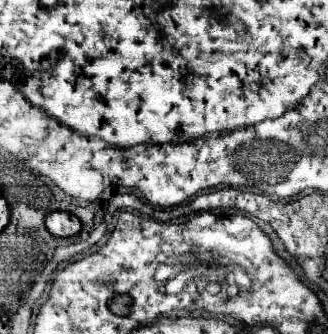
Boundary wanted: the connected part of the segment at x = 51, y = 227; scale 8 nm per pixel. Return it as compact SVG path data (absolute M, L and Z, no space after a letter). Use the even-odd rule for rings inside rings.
M53 212L45 220L47 230L57 238L71 238L81 232L81 222L69 212Z

